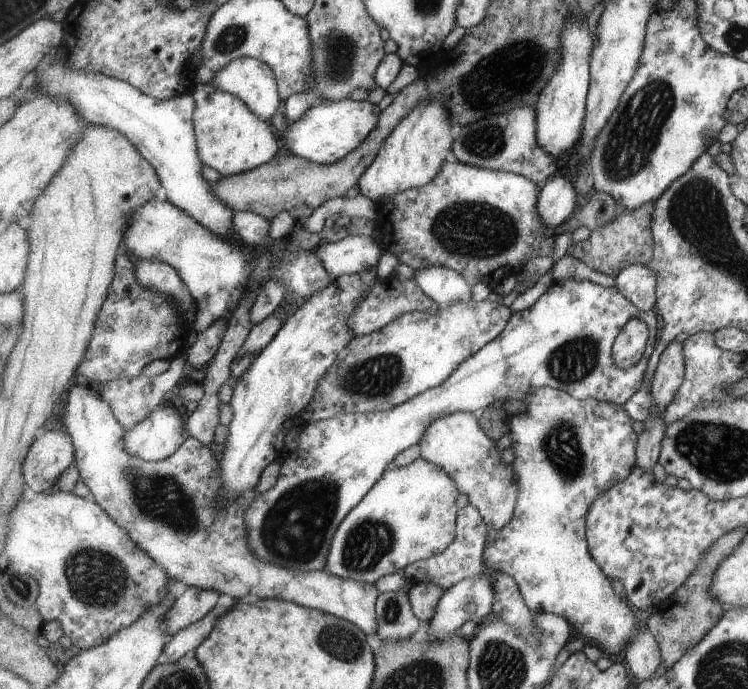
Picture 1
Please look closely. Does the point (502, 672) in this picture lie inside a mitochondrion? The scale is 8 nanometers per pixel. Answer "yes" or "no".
yes

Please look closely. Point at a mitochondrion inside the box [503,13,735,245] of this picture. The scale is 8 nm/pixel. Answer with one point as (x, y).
(634, 135)

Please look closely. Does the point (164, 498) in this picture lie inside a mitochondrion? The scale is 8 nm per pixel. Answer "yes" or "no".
yes

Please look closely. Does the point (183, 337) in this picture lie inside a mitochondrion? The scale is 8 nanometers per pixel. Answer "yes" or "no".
no

